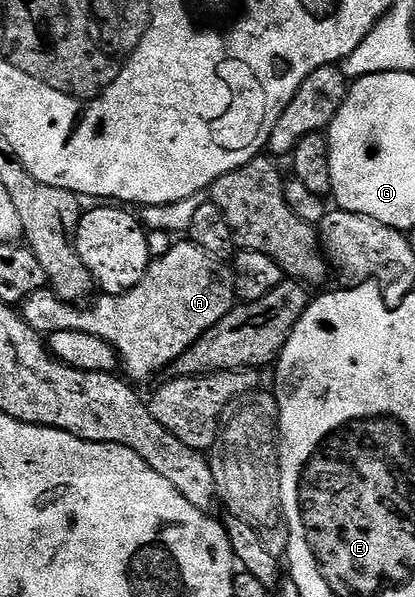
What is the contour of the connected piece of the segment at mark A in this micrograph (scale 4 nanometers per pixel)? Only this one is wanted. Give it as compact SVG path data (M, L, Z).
M176 241L164 257L149 262L142 281L134 289L121 295L101 294L93 307L67 303L52 290L45 289L24 300L22 318L41 337L63 331L98 337L115 349L122 371L124 367L123 374L137 384L144 383L159 371L167 372L172 362L182 357L198 337L214 329L235 307L232 271L223 263L194 242Z

